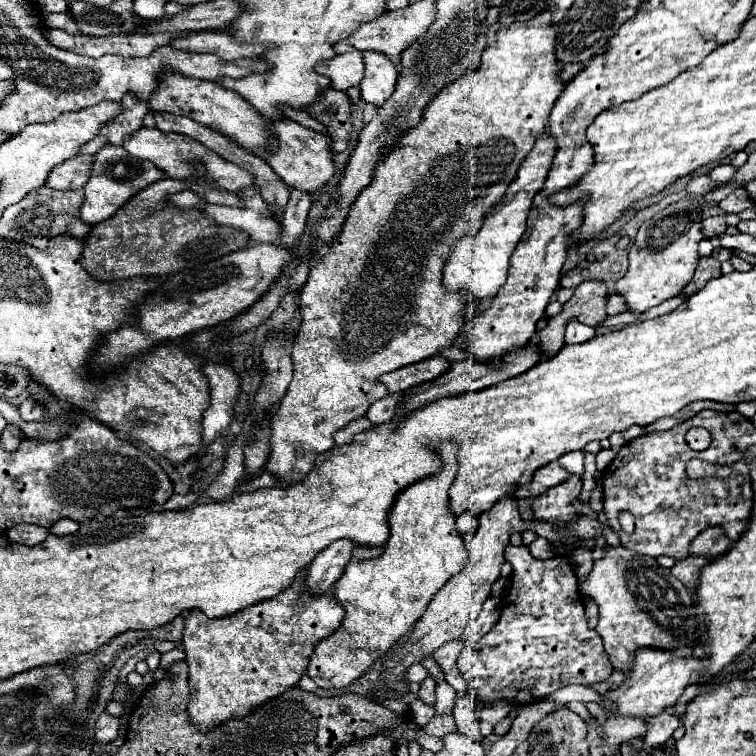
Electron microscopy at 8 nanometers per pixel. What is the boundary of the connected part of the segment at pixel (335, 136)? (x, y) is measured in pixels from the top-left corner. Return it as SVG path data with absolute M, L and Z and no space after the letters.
M336 89L322 91L320 97L306 107L306 113L328 129L328 137L332 141L330 147L336 153L344 151L348 145L348 137L352 131L350 109L352 109L350 97L344 91L336 91Z

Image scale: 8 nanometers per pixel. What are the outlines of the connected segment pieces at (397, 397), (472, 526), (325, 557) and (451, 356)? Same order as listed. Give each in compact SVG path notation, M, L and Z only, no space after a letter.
M394 393L394 395L386 395L378 401L374 401L366 413L366 417L378 425L378 423L386 423L390 419L394 419L394 411L398 409L398 403L402 403L402 395L404 393Z
M462 513L458 519L456 519L456 529L460 535L474 535L474 531L478 529L478 517L474 517L472 513Z
M342 539L326 547L322 553L318 553L310 565L310 571L304 583L306 593L310 595L328 593L332 585L338 581L338 577L344 573L344 567L352 557L352 549L354 549L354 543Z
M456 347L442 349L440 350L439 354L446 357L450 363L454 363L457 361L464 361L471 356L470 353L465 352L461 348Z

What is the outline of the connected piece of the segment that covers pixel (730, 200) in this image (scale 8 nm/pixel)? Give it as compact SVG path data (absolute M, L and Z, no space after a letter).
M738 187L736 191L730 193L730 197L722 199L718 205L724 213L740 213L740 211L752 207L752 199L750 199L750 193L744 187Z

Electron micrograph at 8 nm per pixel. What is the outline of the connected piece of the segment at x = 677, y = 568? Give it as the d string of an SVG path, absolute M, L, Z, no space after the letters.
M690 555L682 561L676 561L676 565L672 567L672 575L676 579L680 579L690 591L694 591L694 587L698 587L698 575L700 575L702 567L708 563L712 563L712 559L702 559L702 557Z

